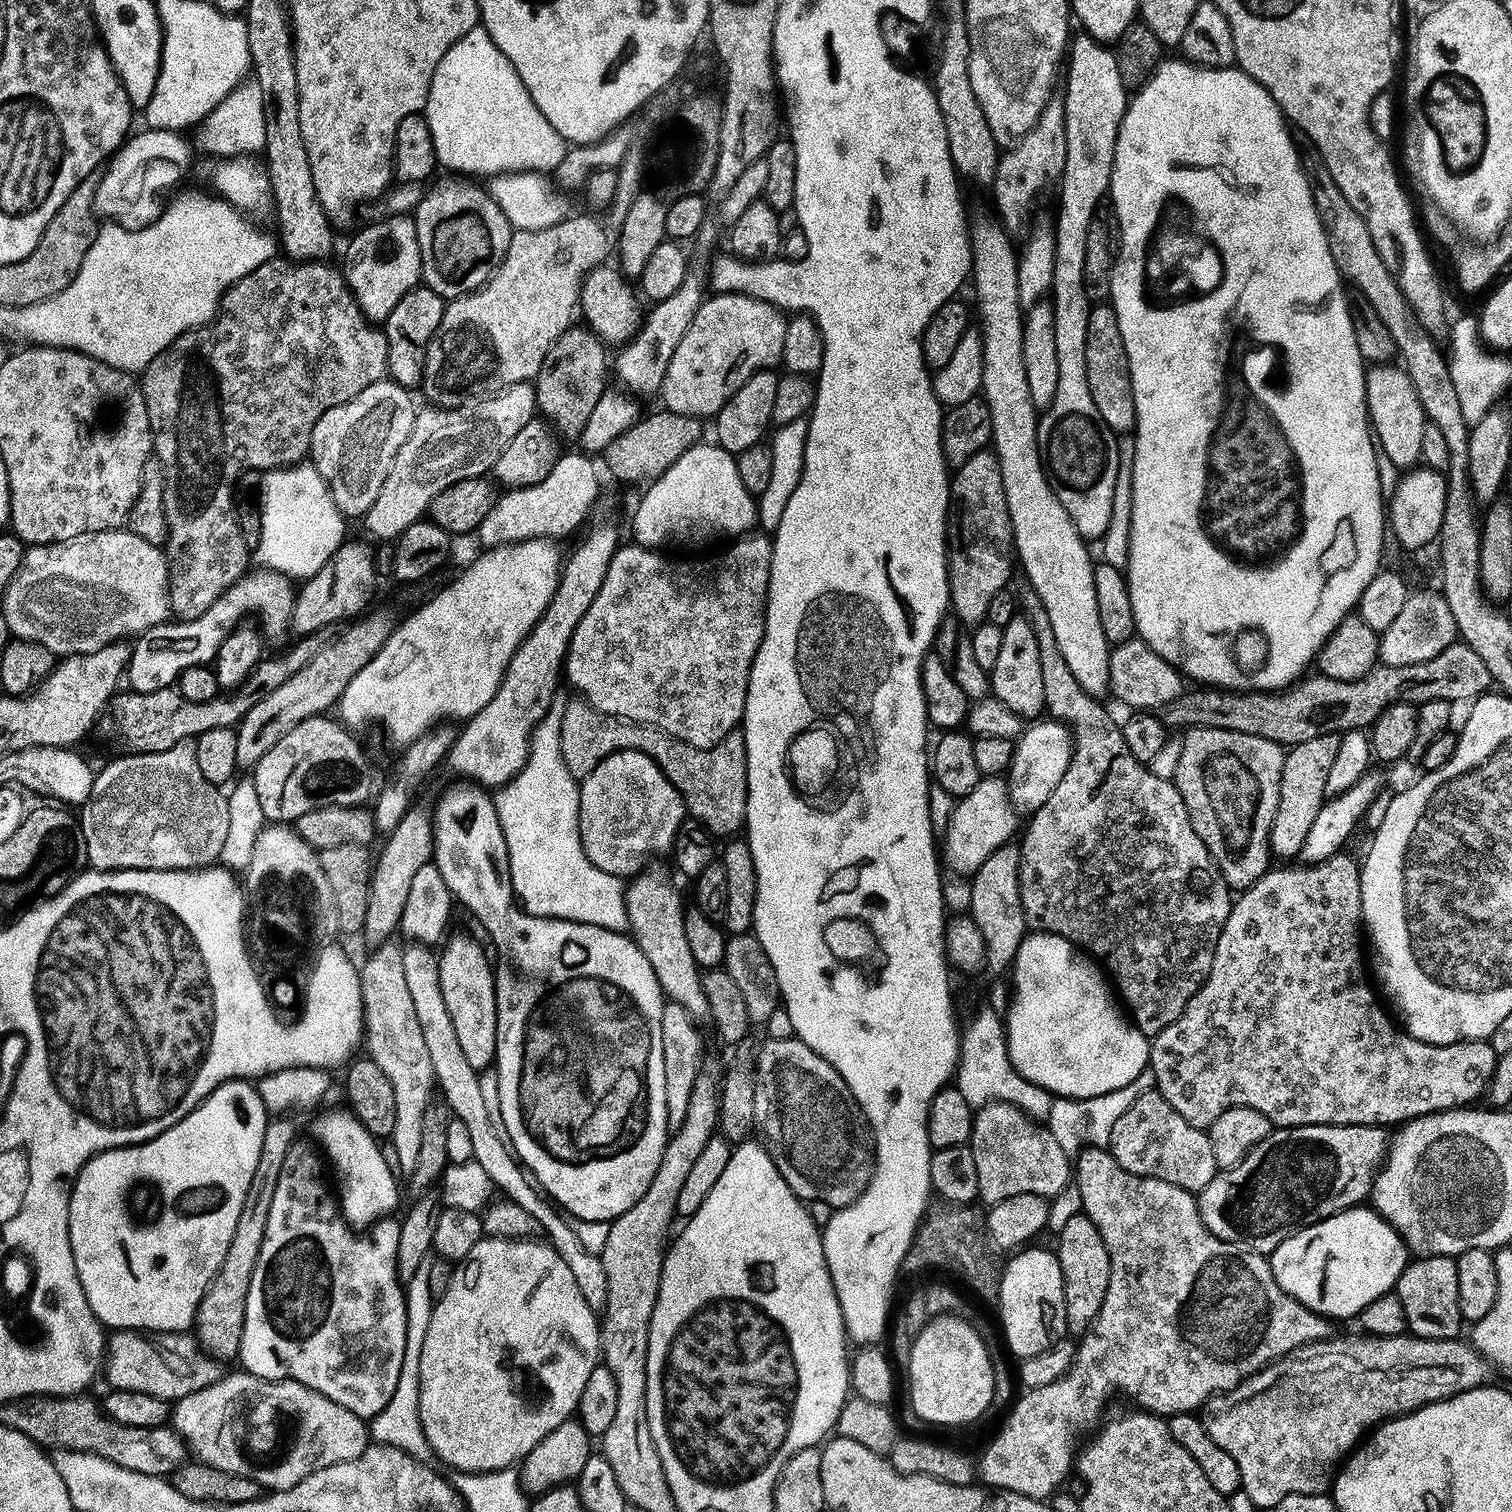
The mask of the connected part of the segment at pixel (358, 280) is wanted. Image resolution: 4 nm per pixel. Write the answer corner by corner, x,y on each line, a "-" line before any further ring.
384,214
381,220
366,225
344,252
344,281
358,302
360,313
373,322
383,322
405,294
421,283
423,274
416,222
408,214

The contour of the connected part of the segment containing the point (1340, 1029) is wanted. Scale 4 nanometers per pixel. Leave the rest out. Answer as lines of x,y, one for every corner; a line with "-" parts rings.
1341,850
1341,851
1338,851
1338,852
1335,852
1335,853
1334,853
1334,855
1333,855
1333,856
1331,856
1331,857
1330,857
1330,858
1326,858
1326,859
1325,859
1325,860
1323,860
1323,861
1322,861
1322,862
1318,862
1318,863
1317,863
1317,864
1304,864
1304,865
1303,865
1303,866
1299,866
1299,867
1300,867
1300,868
1276,868
1276,867
1273,867
1273,868
1272,868
1272,869
1271,869
1271,870
1269,870
1269,871
1267,871
1267,872
1265,872
1265,874
1264,874
1264,876
1263,876
1263,877
1262,877
1262,878
1258,878
1258,882
1254,882
1254,886
1250,886
1250,887
1249,887
1249,888
1245,888
1245,889
1243,889
1243,891
1241,891
1241,892
1240,892
1240,893
1239,893
1239,895
1237,895
1237,896
1236,896
1236,897
1235,897
1235,899
1233,899
1233,902
1232,902
1232,909
1231,909
1231,910
1230,910
1230,914
1229,914
1229,915
1228,915
1228,917
1227,917
1227,918
1226,918
1226,922
1225,922
1225,923
1224,923
1224,925
1223,925
1223,926
1222,926
1222,934
1221,934
1221,935
1220,935
1220,937
1219,937
1219,938
1218,938
1218,946
1217,946
1217,947
1216,947
1216,949
1215,949
1215,950
1214,950
1214,962
1213,962
1213,963
1212,963
1212,965
1211,965
1211,966
1210,966
1210,974
1209,974
1209,975
1208,975
1208,977
1207,977
1207,978
1206,978
1206,982
1205,982
1205,983
1204,983
1204,985
1202,985
1202,986
1201,986
1201,988
1199,988
1199,989
1198,989
1198,990
1197,990
1197,992
1196,992
1196,993
1195,993
1195,994
1194,994
1194,998
1190,998
1190,1002
1189,1002
1189,1003
1188,1003
1188,1005
1187,1005
1187,1006
1185,1006
1185,1007
1184,1007
1184,1009
1183,1009
1183,1010
1182,1010
1182,1014
1181,1014
1181,1015
1180,1015
1180,1016
1179,1016
1179,1018
1178,1018
1178,1019
1176,1019
1176,1020
1175,1020
1175,1021
1174,1021
1174,1022
1170,1022
1170,1026
1166,1026
1166,1030
1162,1030
1162,1031
1161,1031
1161,1032
1160,1032
1160,1033
1158,1033
1158,1035
1156,1035
1156,1036
1153,1036
1153,1037
1151,1037
1151,1040
1150,1040
1150,1043
1151,1043
1151,1061
1150,1061
1150,1066
1151,1066
1151,1067
1152,1067
1152,1069
1153,1069
1153,1070
1154,1070
1154,1078
1155,1078
1155,1079
1156,1079
1156,1088
1157,1088
1157,1089
1158,1089
1158,1091
1159,1091
1159,1093
1160,1093
1160,1095
1161,1095
1161,1096
1164,1096
1164,1097
1165,1097
1165,1098
1166,1098
1166,1102
1170,1102
1170,1106
1174,1106
1174,1110
1178,1110
1178,1114
1182,1114
1182,1118
1186,1118
1186,1122
1190,1122
1190,1126
1194,1126
1194,1127
1195,1127
1195,1128
1202,1128
1202,1129
1205,1129
1205,1130
1207,1130
1207,1129
1208,1129
1208,1128
1209,1128
1209,1127
1210,1127
1210,1126
1211,1126
1211,1125
1212,1125
1212,1124
1213,1124
1213,1123
1214,1123
1214,1122
1215,1122
1215,1120
1216,1120
1216,1119
1217,1119
1217,1118
1218,1118
1218,1114
1222,1114
1222,1113
1223,1113
1223,1112
1225,1112
1225,1111
1226,1111
1226,1110
1230,1110
1230,1109
1231,1109
1231,1108
1253,1108
1253,1109
1254,1109
1254,1110
1258,1110
1258,1111
1259,1111
1259,1112
1261,1112
1261,1113
1262,1113
1262,1114
1266,1114
1266,1118
1267,1118
1267,1119
1268,1119
1268,1120
1271,1120
1271,1121
1272,1121
1272,1123
1273,1123
1273,1125
1276,1125
1276,1126
1279,1126
1279,1127
1282,1127
1282,1128
1297,1128
1297,1127
1298,1127
1298,1126
1310,1126
1310,1125
1311,1125
1311,1124
1371,1124
1371,1125
1373,1125
1373,1126
1393,1126
1393,1125
1392,1125
1392,1124
1396,1124
1396,1125
1395,1125
1395,1126
1400,1126
1400,1125
1403,1125
1403,1124
1404,1124
1404,1123
1405,1123
1405,1122
1407,1122
1407,1121
1409,1121
1409,1120
1415,1120
1415,1119
1416,1119
1416,1117
1417,1117
1417,1116
1429,1116
1429,1115
1430,1115
1430,1113
1432,1113
1432,1112
1444,1112
1444,1111
1446,1111
1446,1110
1447,1110
1447,1109
1448,1109
1448,1108
1458,1108
1458,1107
1461,1107
1461,1106
1468,1106
1468,1105
1471,1105
1471,1104
1472,1104
1472,1103
1473,1103
1473,1102
1476,1102
1476,1101
1479,1101
1479,1100
1476,1100
1476,1099
1478,1099
1478,1098
1479,1098
1479,1096
1480,1096
1480,1099
1481,1099
1481,1097
1483,1097
1483,1096
1484,1096
1484,1095
1485,1095
1485,1092
1486,1092
1486,1089
1487,1089
1487,1088
1488,1088
1488,1087
1489,1087
1489,1085
1491,1085
1491,1083
1492,1083
1492,1075
1493,1075
1493,1074
1494,1074
1494,1072
1495,1072
1495,1070
1496,1070
1496,1062
1497,1062
1497,1059
1498,1059
1498,1052
1497,1052
1497,1049
1495,1049
1495,1048
1493,1048
1493,1047
1492,1047
1492,1045
1491,1045
1491,1043
1489,1043
1489,1041
1488,1041
1488,1040
1459,1040
1459,1041
1458,1041
1458,1042
1454,1042
1454,1043
1453,1043
1453,1044
1427,1044
1427,1043
1426,1043
1426,1042
1422,1042
1422,1041
1421,1041
1421,1040
1419,1040
1419,1039
1418,1039
1418,1038
1414,1038
1414,1037
1413,1037
1413,1036
1412,1036
1412,1035
1410,1035
1410,1033
1409,1033
1409,1032
1407,1032
1407,1030
1405,1030
1405,1029
1404,1029
1404,1028
1403,1028
1403,1027
1400,1027
1400,1026
1398,1026
1398,1024
1397,1024
1397,1028
1396,1028
1396,1024
1395,1024
1395,1022
1394,1022
1394,1021
1392,1021
1392,1020
1391,1020
1391,1018
1390,1018
1390,1017
1388,1017
1388,1016
1387,1016
1387,1014
1386,1014
1386,1013
1384,1013
1384,1008
1383,1008
1383,1006
1382,1006
1382,1005
1380,1005
1380,1004
1379,1004
1379,1002
1378,1002
1378,1001
1376,1001
1376,992
1377,992
1377,989
1376,989
1376,988
1375,988
1375,987
1374,987
1374,984
1373,984
1373,988
1374,988
1374,989
1372,989
1372,984
1371,984
1371,982
1370,982
1370,981
1368,981
1368,972
1367,972
1367,970
1366,970
1366,969
1364,969
1364,952
1363,952
1363,950
1362,950
1362,949
1360,949
1360,936
1361,936
1361,940
1362,940
1362,917
1363,917
1363,914
1364,914
1364,911
1363,911
1363,910
1362,910
1362,894
1361,894
1361,893
1360,893
1360,869
1361,869
1361,865
1360,865
1360,864
1359,864
1359,863
1358,863
1358,860
1355,860
1355,858
1354,858
1354,857
1352,857
1352,856
1347,856
1347,854
1346,854
1346,853
1347,853
1347,851
1344,851
1344,850

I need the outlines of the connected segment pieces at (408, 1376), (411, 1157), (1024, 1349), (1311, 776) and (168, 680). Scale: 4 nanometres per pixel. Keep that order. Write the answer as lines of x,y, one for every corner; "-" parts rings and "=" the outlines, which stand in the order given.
424,1259
417,1272
406,1283
404,1301
406,1302
406,1358
402,1358
402,1374
398,1374
398,1386
394,1386
394,1395
378,1415
370,1421
370,1436
375,1443
389,1444
409,1452
416,1460
427,1461
430,1449
422,1422
418,1414
418,1362
422,1358
422,1338
426,1338
426,1326
430,1326
430,1314
434,1297
430,1294
431,1259
=
385,942
375,949
376,952
363,965
359,965
360,989
364,1003
364,1039
368,1044
367,1055
378,1066
382,1066
382,1074
390,1078
390,1086
394,1086
394,1130
390,1137
392,1143
391,1155
396,1155
395,1163
410,1166
418,1159
418,1150
422,1147
422,1118
429,1115
430,1105
433,1103
434,1077
431,1068
429,1051
426,1050
425,1039
422,1038
422,1027
415,1017
414,1003
406,988
406,979
401,964
401,949
395,948
392,942
=
1028,1246
1017,1251
1000,1274
1000,1324
1004,1327
1004,1340
1016,1358
1042,1354
1065,1335
1068,1323
1064,1309
1064,1283
1062,1266
1055,1251
=
1330,732
1325,736
1318,736
1287,749
1282,768
1278,810
1274,814
1274,822
1268,839
1273,857
1299,857
1302,846
1306,842
1306,834
1310,830
1310,826
1314,826
1316,809
1326,794
1324,791
1324,774
1334,763
1334,757
1338,755
1339,745
1340,736
1335,732
=
256,570
251,571
242,576
236,581
236,585
229,588
223,595
217,599
205,614
199,616
198,619
192,620
174,620
174,623
167,622
155,625
149,629
145,629
137,637
137,644
131,649
130,660
126,671
126,680
129,680
129,687
137,692
153,692
156,689
171,687
182,669
188,669
192,665
208,664
215,661
216,654
224,640
228,637
231,631
241,623
246,614
256,614
263,620
260,624
263,635
269,639
276,640
288,634
290,628
290,615
292,613
292,605
294,594
288,590
289,579
284,577
279,572
271,570

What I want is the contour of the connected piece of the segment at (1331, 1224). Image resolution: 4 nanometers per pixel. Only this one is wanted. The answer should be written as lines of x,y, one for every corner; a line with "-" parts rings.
1353,1206
1330,1218
1299,1228
1270,1253
1270,1263
1278,1286
1286,1290
1286,1294
1302,1302
1302,1306
1310,1311
1336,1321
1348,1320
1351,1316
1352,1319
1359,1317
1361,1310
1370,1306
1374,1298
1393,1291
1402,1270
1410,1263
1410,1253
1408,1245
1394,1230
1394,1226
1390,1226
1388,1220
1383,1220
1375,1208

